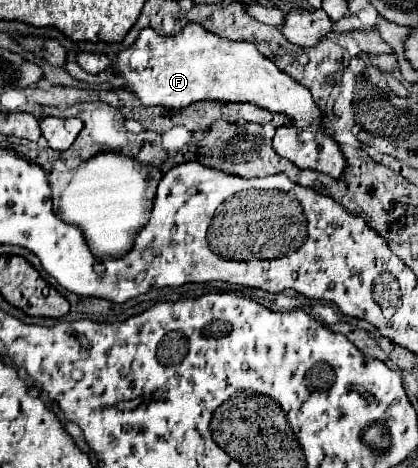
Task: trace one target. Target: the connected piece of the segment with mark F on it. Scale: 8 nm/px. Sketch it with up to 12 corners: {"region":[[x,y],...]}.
{"region":[[151,27],[111,67],[143,105],[255,103],[273,149],[339,177],[321,111],[253,43]]}

